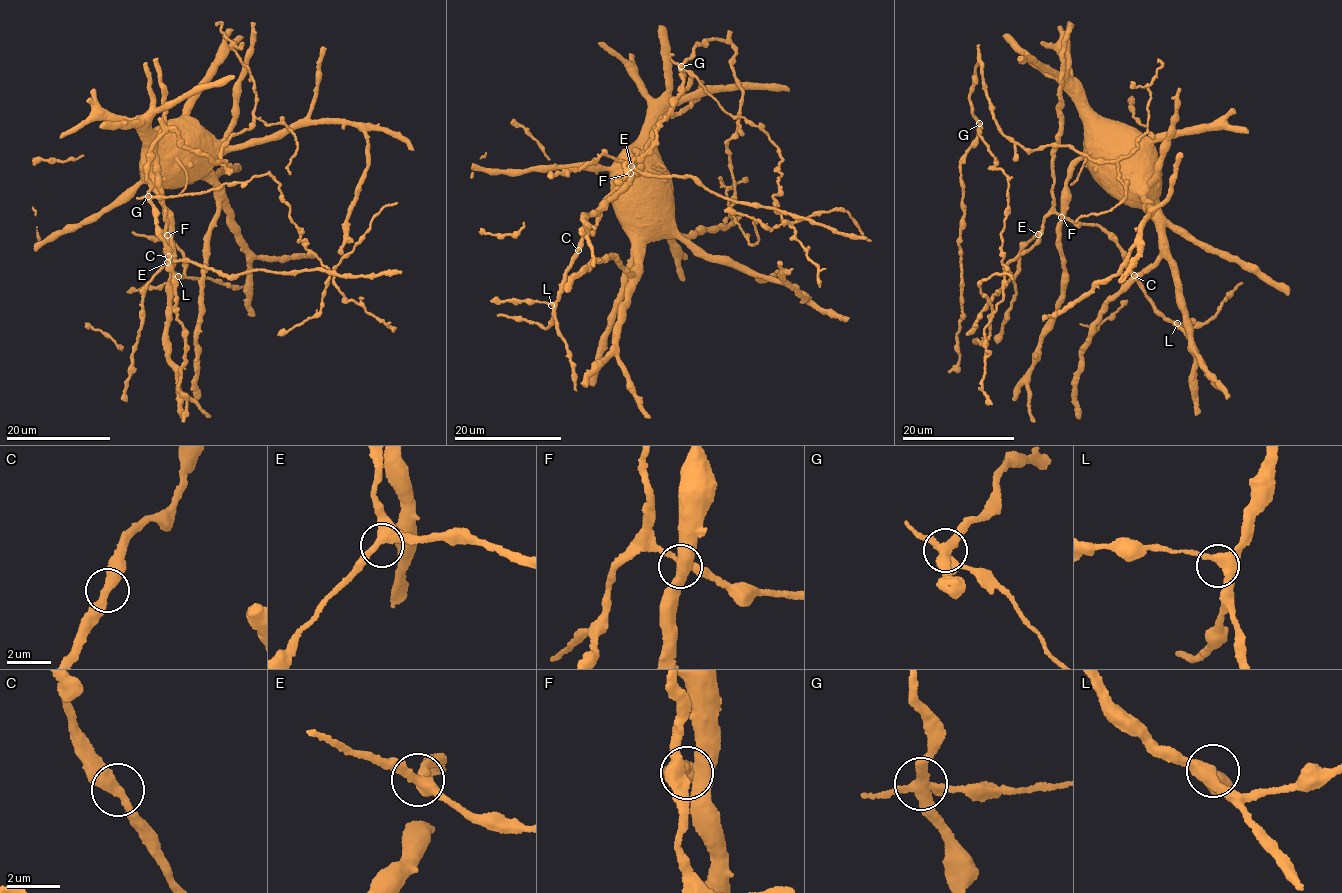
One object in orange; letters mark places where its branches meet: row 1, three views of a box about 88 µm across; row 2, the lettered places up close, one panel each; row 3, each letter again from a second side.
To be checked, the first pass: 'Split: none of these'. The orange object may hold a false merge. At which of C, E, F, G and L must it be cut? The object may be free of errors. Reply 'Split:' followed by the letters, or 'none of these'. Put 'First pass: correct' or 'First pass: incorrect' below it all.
Split: G
First pass: incorrect

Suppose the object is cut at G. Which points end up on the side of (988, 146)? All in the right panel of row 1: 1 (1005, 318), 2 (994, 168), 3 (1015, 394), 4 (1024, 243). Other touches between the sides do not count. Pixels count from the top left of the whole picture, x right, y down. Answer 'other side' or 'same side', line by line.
1: other side
2: same side
3: other side
4: other side

